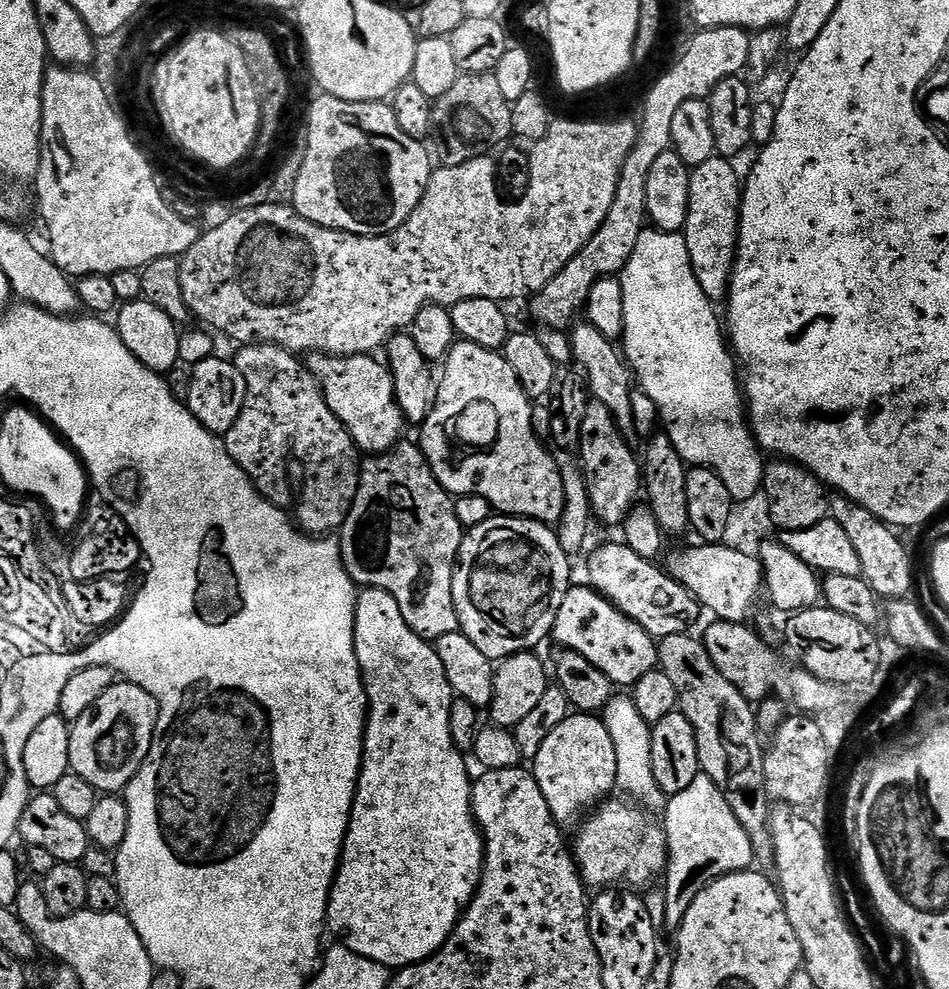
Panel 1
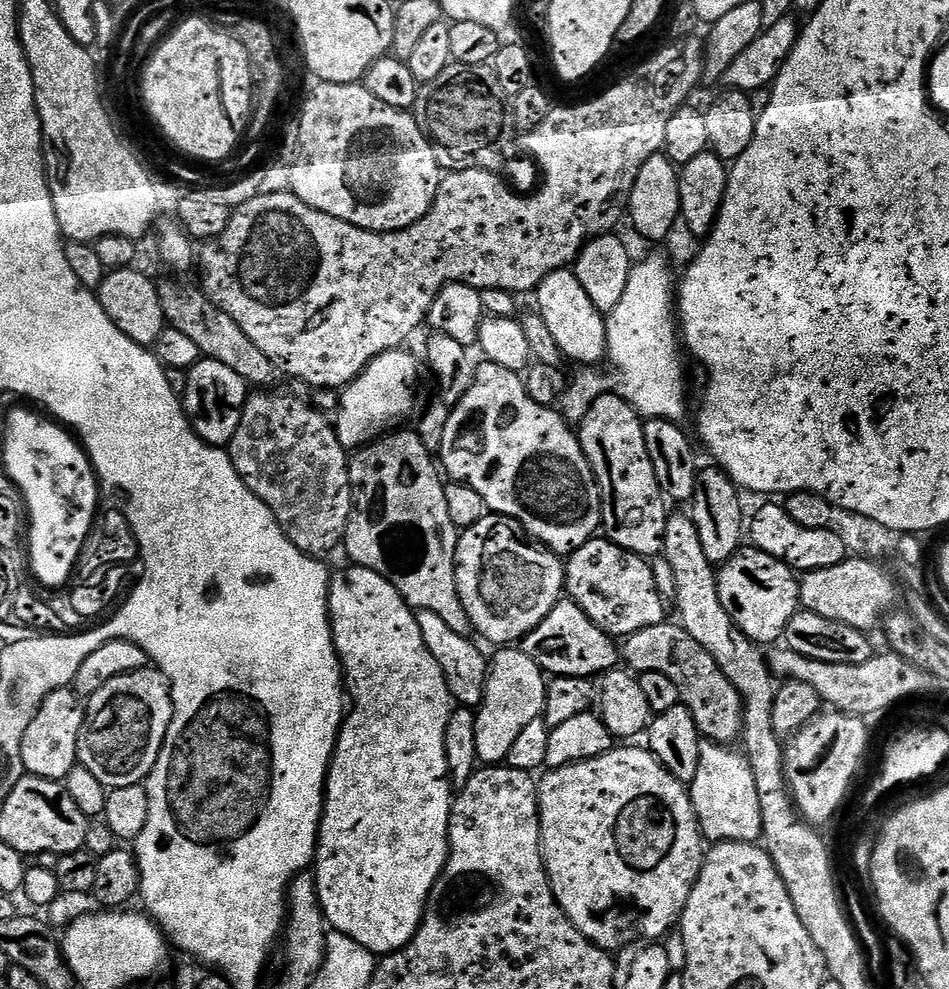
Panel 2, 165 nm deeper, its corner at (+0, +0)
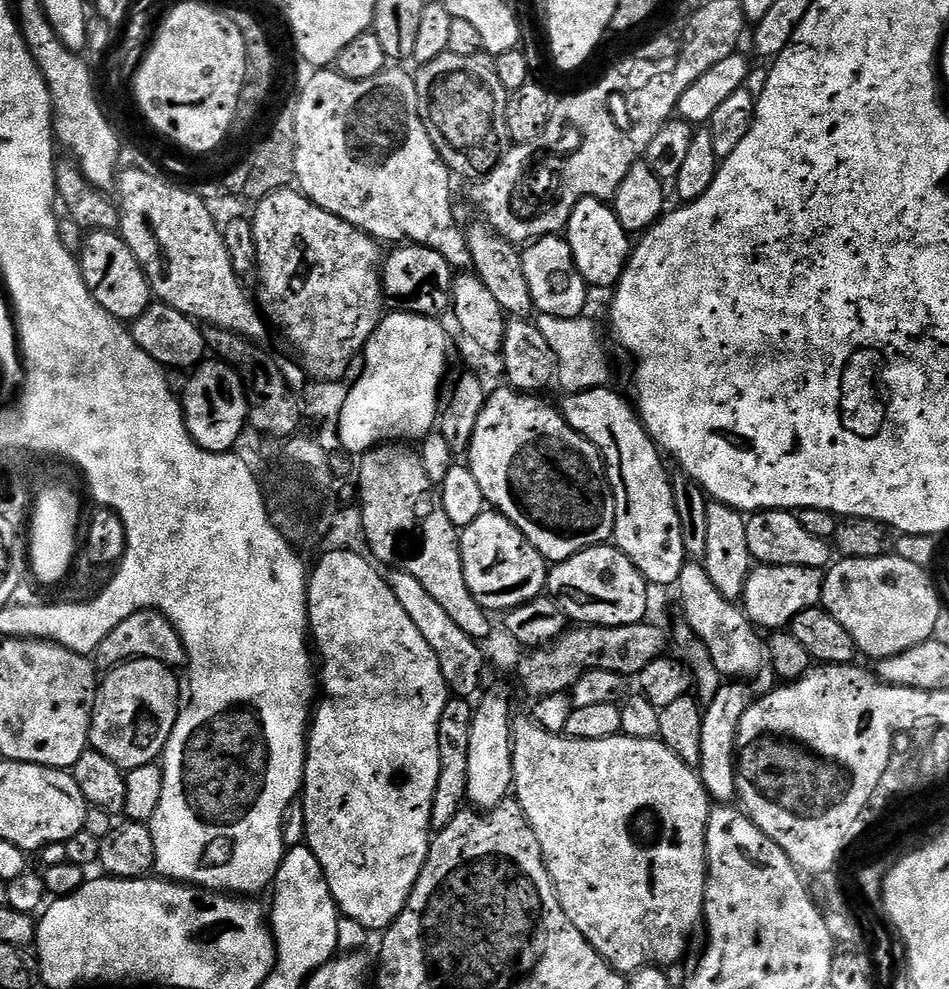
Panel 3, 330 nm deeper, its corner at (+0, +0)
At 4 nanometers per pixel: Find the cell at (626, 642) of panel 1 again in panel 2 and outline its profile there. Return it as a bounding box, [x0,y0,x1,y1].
[518,598,622,678]

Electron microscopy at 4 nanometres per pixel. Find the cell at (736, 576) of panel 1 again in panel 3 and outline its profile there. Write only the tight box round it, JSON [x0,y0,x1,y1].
[742,564,825,630]

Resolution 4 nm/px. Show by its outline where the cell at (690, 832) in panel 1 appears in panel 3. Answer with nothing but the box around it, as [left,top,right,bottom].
[698,682,754,802]

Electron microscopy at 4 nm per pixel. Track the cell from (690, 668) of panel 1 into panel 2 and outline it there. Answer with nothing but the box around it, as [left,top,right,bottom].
[622,623,744,746]

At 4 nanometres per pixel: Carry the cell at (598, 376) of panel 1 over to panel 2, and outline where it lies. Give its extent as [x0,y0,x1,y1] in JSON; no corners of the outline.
[534,268,608,366]

